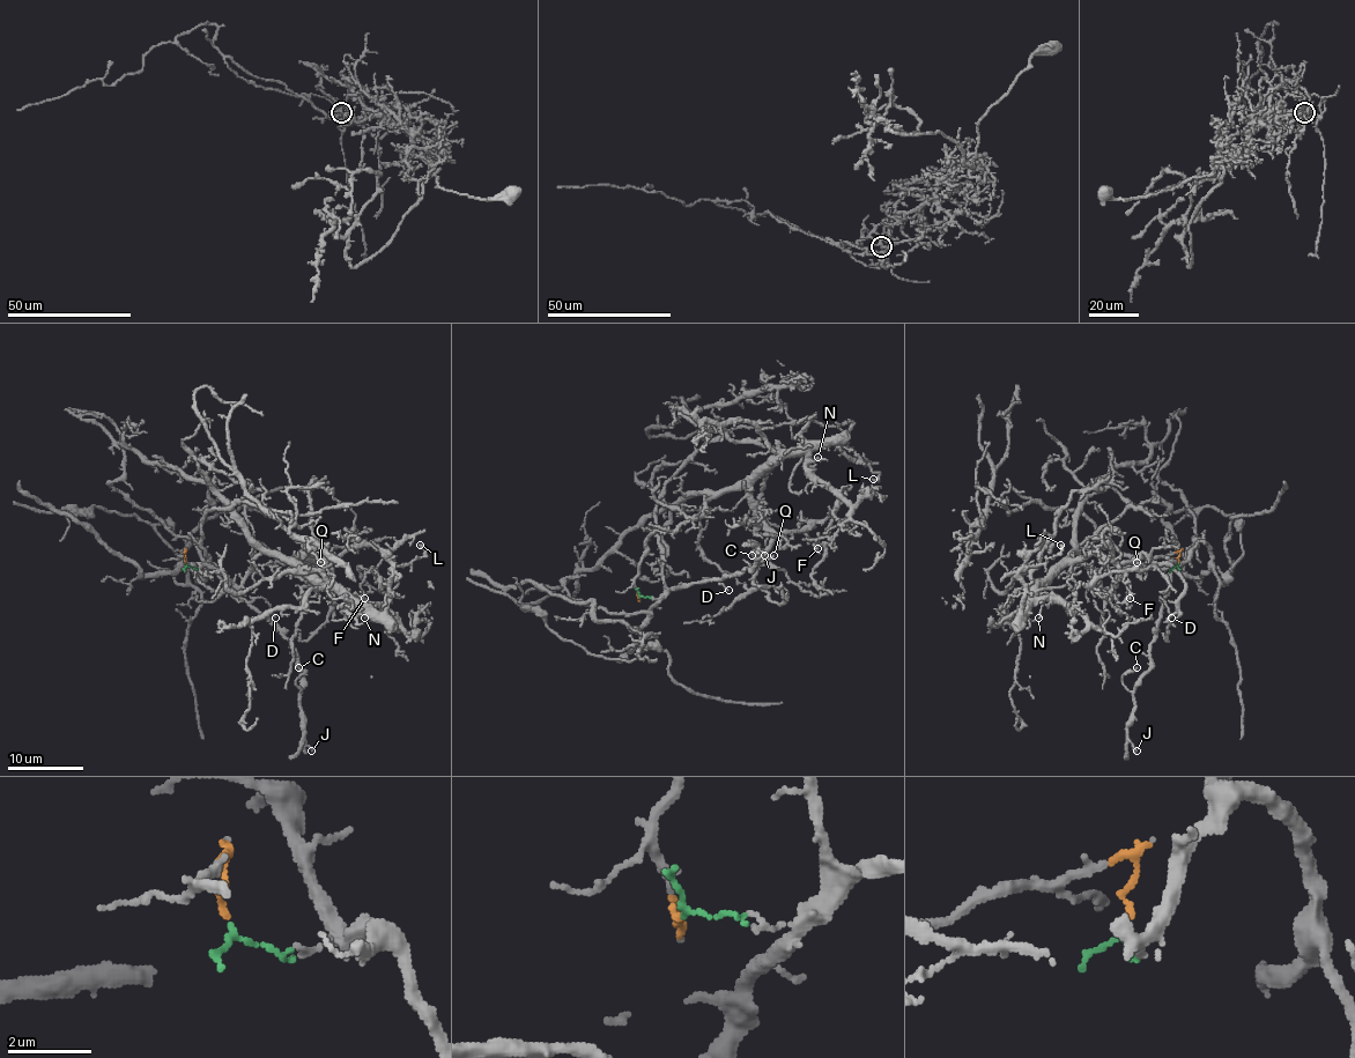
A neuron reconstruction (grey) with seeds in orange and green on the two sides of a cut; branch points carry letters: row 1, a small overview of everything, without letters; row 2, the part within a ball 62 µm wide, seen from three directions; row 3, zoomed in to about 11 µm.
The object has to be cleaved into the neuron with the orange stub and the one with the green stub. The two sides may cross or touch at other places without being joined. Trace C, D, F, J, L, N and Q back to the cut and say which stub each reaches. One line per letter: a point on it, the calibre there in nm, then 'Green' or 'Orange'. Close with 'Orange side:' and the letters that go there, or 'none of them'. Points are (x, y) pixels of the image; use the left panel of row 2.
C: Place: (298, 667). Thickness 120 nm. Green
D: Place: (275, 618). Thickness 90 nm. Green
F: Place: (364, 598). Thickness 110 nm. Orange
J: Place: (311, 751). Thickness 120 nm. Green
L: Place: (420, 545). Thickness 200 nm. Orange
N: Place: (364, 618). Thickness 120 nm. Orange
Q: Place: (320, 562). Thickness 130 nm. Orange
Orange side: F, L, N, Q

